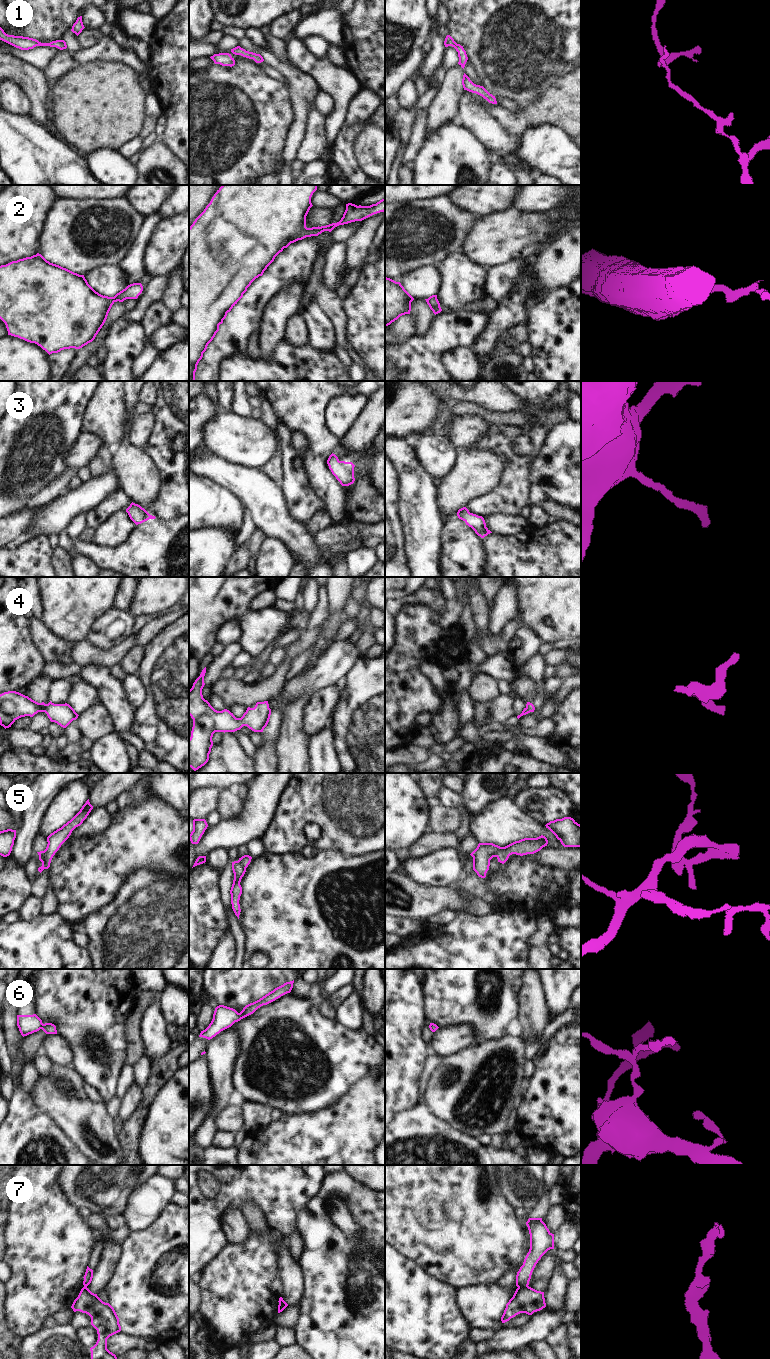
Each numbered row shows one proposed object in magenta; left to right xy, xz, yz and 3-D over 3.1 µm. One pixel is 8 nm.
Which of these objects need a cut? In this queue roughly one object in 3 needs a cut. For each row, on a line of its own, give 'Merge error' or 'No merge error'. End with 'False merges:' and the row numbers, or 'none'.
1: No merge error
2: No merge error
3: No merge error
4: No merge error
5: Merge error
6: No merge error
7: Merge error
False merges: 5, 7.

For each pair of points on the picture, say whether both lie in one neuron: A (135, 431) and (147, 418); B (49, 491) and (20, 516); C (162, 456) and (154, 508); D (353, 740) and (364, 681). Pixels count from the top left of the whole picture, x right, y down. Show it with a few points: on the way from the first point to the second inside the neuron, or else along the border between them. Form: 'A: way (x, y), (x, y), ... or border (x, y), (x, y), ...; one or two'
A: way (138, 428), (145, 421); one
B: border (42, 504), (36, 507), (20, 507), (10, 512); two
C: way (173, 469), (173, 489), (167, 495); one
D: way (364, 725), (364, 696); one

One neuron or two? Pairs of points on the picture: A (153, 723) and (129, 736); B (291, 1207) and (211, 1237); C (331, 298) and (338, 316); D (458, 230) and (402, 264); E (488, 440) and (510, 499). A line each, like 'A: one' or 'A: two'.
A: two
B: one
C: one
D: one
E: one

